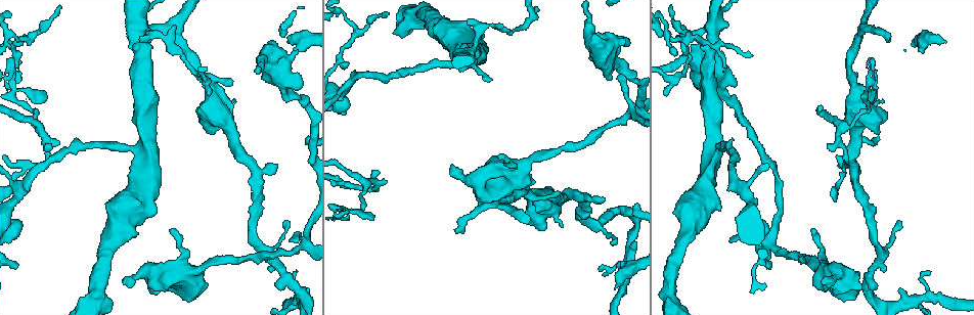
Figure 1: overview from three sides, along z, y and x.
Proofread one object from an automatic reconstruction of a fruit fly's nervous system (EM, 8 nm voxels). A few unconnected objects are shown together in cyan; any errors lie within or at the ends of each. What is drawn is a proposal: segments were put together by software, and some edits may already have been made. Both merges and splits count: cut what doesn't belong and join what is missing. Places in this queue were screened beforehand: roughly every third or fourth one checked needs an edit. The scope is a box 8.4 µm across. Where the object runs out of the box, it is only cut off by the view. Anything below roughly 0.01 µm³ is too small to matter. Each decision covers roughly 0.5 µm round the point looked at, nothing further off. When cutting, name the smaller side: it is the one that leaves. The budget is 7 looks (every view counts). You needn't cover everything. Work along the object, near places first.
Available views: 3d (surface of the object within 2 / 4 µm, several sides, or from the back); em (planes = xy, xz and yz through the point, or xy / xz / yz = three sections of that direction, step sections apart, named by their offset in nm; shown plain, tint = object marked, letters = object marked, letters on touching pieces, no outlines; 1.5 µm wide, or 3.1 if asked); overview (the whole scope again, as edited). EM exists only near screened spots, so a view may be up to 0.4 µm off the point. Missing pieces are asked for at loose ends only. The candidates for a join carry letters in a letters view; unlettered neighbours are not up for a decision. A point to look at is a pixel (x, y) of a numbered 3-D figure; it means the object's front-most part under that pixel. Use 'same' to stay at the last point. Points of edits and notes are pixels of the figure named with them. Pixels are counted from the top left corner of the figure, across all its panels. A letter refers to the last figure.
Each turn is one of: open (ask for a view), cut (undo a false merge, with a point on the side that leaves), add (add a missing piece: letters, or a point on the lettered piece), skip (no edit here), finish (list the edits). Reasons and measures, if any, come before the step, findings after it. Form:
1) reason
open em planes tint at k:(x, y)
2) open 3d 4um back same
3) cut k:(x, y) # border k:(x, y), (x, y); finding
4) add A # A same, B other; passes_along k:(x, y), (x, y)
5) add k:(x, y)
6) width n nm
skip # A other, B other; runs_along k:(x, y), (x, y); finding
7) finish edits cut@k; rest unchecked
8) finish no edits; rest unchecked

open em yz step 4 letters at 1:(691, 46)

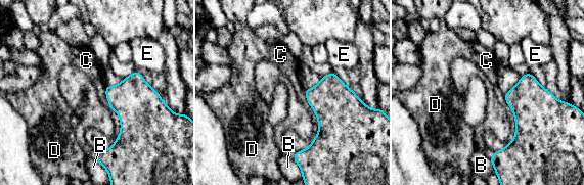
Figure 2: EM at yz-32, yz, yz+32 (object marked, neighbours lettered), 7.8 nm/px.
longest_contact C 50 nm
skip # B other, C other, D other, E other; none of them fits

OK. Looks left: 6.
sharp bend
open em planes letters at 1:(140, 28)

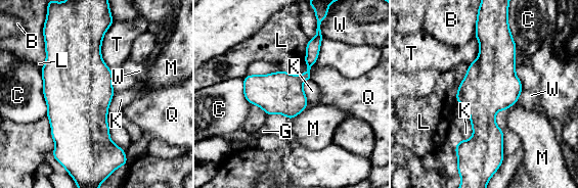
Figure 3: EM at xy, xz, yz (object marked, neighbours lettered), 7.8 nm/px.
longest_contact C 380 nm
cut 3:(313, 46) # B other, C other, G other, K other, L other, M other, Q other, T other, W other; border 3:(306, 63), (310, 66); a second cell is stuck on

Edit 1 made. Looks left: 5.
open overview

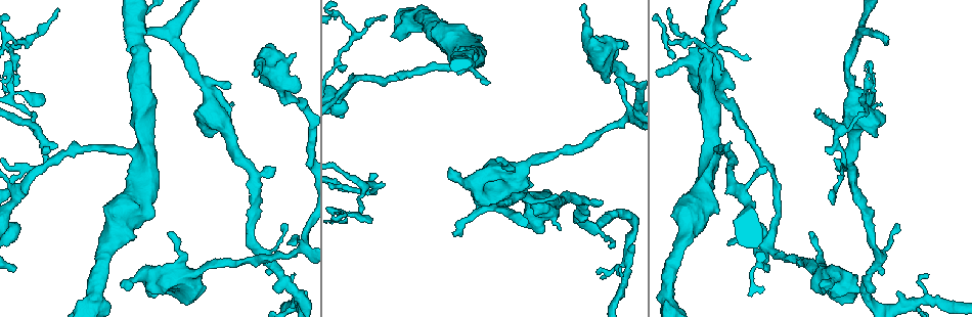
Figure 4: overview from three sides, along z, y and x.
tapers out
open 3d 4um at 4:(867, 72)

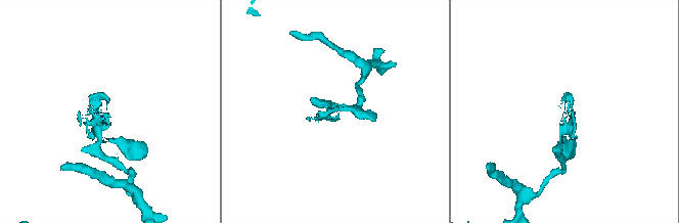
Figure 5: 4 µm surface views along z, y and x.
now the EM
open em planes letters at 5:(336, 106)

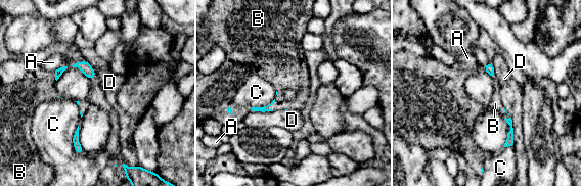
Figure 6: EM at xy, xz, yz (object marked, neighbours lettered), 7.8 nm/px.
width 80 nm
add B # A other, B same, C other, D other; the cell continues

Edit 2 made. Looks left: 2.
finish edits cut@3, add@6; rest unchecked

